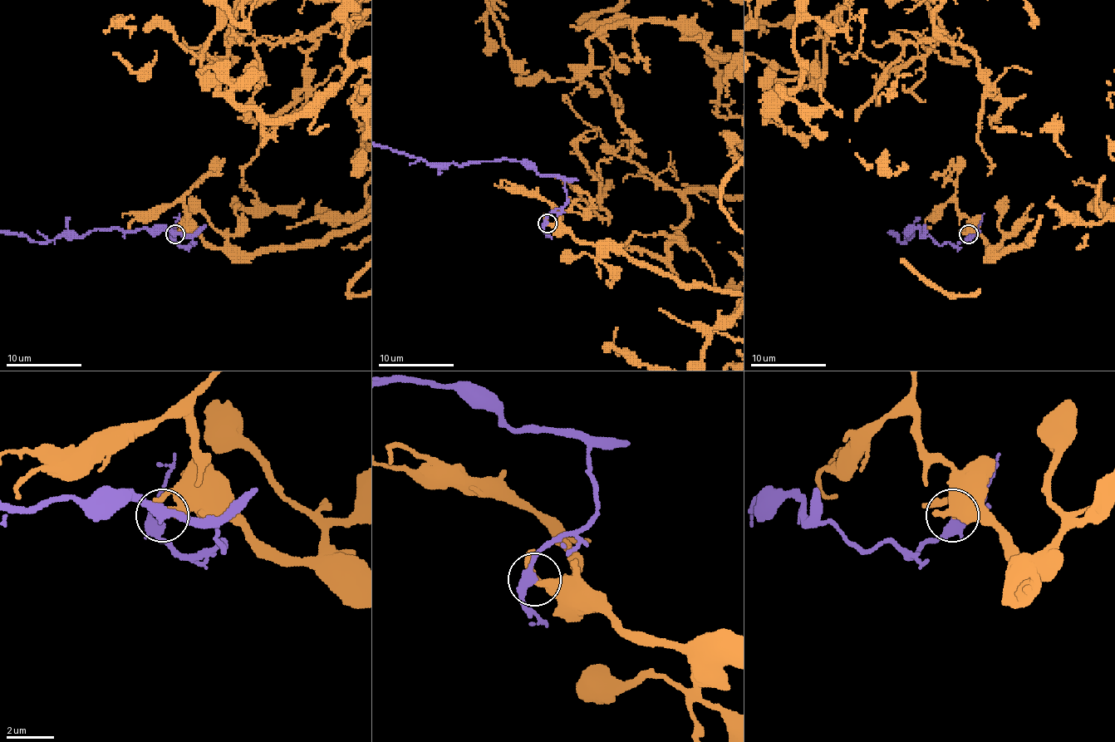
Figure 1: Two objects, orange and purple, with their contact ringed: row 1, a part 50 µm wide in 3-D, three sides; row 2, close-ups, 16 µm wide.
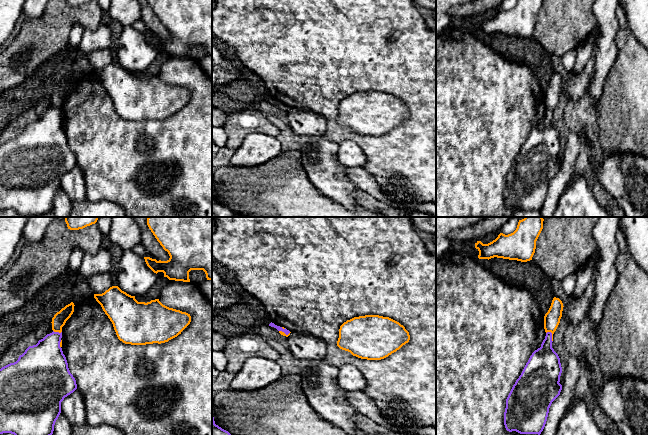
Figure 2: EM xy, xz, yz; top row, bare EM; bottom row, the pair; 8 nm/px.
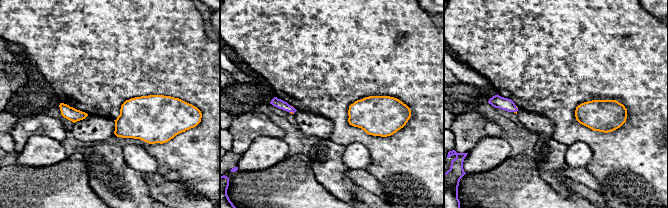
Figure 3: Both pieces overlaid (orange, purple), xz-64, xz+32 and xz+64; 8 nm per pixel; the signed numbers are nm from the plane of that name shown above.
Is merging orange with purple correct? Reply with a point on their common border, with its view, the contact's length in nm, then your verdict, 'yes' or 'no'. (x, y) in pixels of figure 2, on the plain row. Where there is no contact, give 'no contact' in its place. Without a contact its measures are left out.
yz (552, 111) | 100 nm | no

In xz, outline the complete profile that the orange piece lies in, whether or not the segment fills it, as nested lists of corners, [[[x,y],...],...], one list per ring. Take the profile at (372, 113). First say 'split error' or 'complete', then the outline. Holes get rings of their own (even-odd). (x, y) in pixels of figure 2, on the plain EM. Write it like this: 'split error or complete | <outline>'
complete | [[[365,91],[340,102],[337,122],[361,135],[381,136],[409,116],[409,108],[399,98],[389,93]]]

